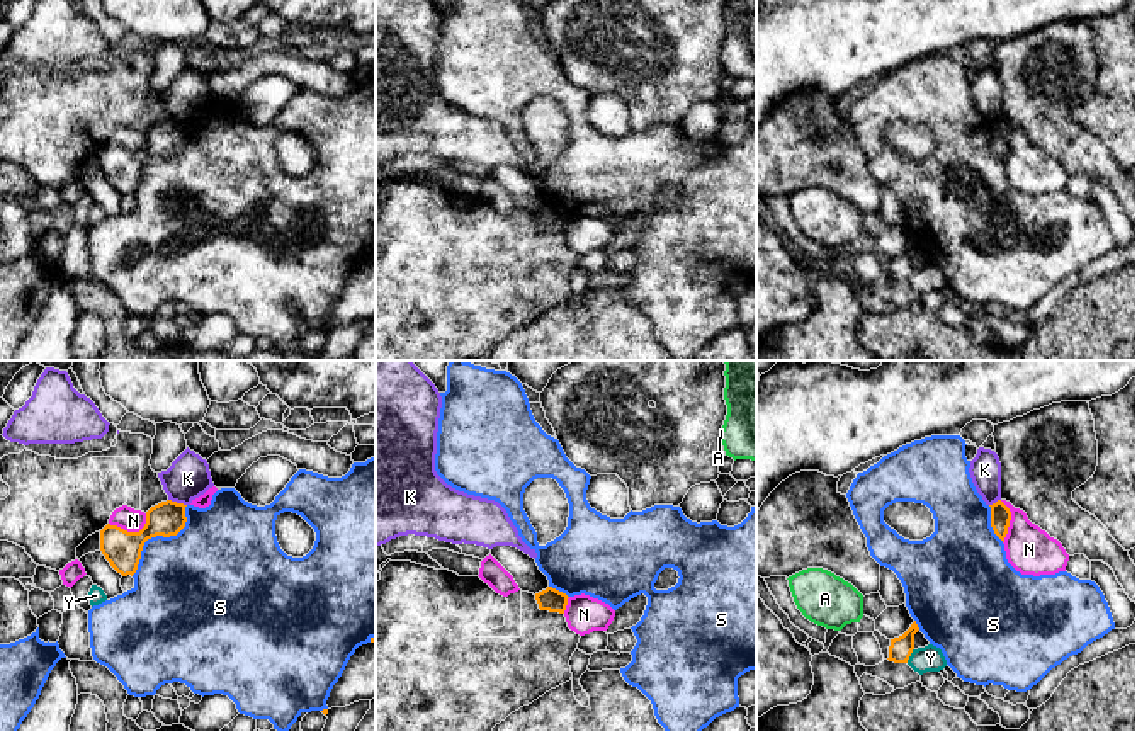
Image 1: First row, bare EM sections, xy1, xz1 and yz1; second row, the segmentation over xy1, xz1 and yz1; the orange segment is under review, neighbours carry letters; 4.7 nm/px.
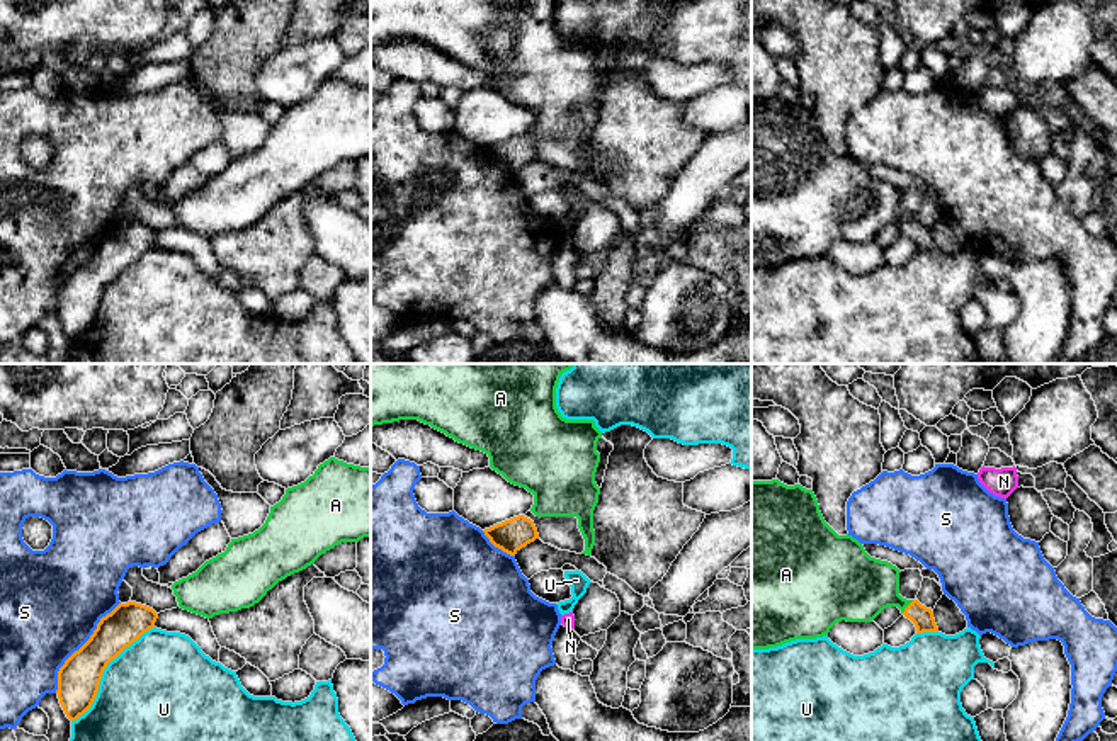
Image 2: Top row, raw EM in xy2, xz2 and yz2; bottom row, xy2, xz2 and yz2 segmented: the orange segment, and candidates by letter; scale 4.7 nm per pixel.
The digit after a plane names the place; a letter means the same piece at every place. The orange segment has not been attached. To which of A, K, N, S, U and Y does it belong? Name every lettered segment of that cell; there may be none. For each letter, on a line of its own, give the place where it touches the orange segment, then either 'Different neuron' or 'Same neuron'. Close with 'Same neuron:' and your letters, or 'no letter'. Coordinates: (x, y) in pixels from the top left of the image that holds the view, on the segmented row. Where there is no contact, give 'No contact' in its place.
A: Touches orange at yz2 (907, 607). Same neuron
K: Touches orange at xy1 (175, 502). Different neuron
N: Touches orange at xy1 (131, 532). Different neuron
S: Touches orange at xy2 (82, 646). Different neuron
U: Touches orange at xy2 (102, 672). Different neuron
Y: Touches orange at yz1 (910, 655). Different neuron
Same neuron: A

